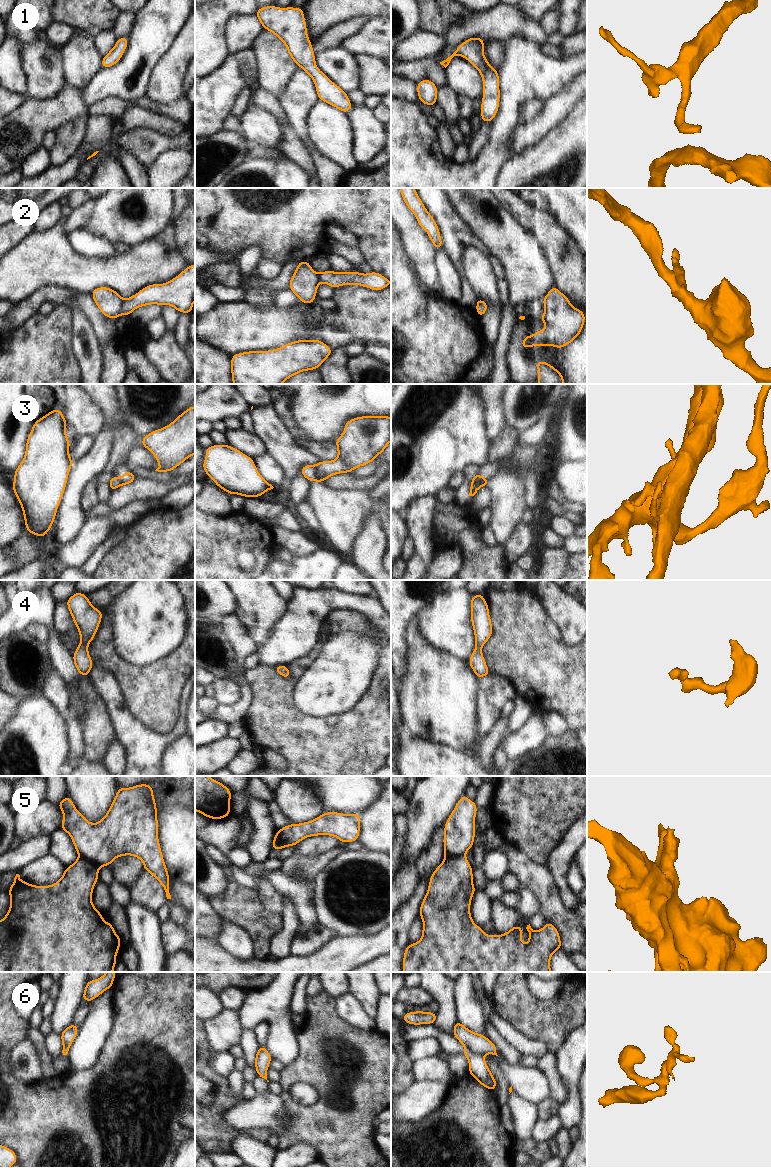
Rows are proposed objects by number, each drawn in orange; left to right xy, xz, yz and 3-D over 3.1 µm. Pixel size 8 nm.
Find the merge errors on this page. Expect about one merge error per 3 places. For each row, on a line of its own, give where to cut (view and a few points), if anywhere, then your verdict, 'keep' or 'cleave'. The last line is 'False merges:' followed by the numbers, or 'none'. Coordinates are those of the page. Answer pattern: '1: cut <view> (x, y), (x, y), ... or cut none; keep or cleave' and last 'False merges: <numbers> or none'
1: cut none; keep
2: cut xy (124, 300), (120, 313); cleave
3: cut yz (486, 479), (482, 484), (471, 486); cleave
4: cut none; keep
5: cut yz (464, 855), (445, 857); cleave
6: cut yz (465, 1046), (482, 1056); cleave
False merges: 2, 3, 5, 6

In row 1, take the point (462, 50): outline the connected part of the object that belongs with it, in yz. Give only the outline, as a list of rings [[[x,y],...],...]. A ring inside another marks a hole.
[[[470,37],[461,43],[451,56],[440,62],[440,64],[446,68],[454,56],[462,56],[479,71],[483,82],[481,122],[491,122],[499,110],[499,72],[489,64],[484,56],[483,44],[485,42],[486,39]]]

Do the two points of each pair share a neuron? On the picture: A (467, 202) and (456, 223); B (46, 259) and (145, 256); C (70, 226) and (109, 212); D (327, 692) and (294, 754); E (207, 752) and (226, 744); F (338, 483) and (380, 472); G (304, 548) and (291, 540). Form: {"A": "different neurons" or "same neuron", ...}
{"A": "different neurons", "B": "same neuron", "C": "different neurons", "D": "different neurons", "E": "same neuron", "F": "same neuron", "G": "same neuron"}

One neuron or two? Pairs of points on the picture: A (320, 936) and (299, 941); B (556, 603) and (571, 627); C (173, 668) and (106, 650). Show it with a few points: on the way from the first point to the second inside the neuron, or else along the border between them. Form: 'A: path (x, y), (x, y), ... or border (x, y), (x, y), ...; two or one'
A: path (315, 938), (310, 941), (304, 941); one
B: path (562, 609), (571, 618), (571, 621); one
C: path (156, 674), (127, 674), (120, 667); one

